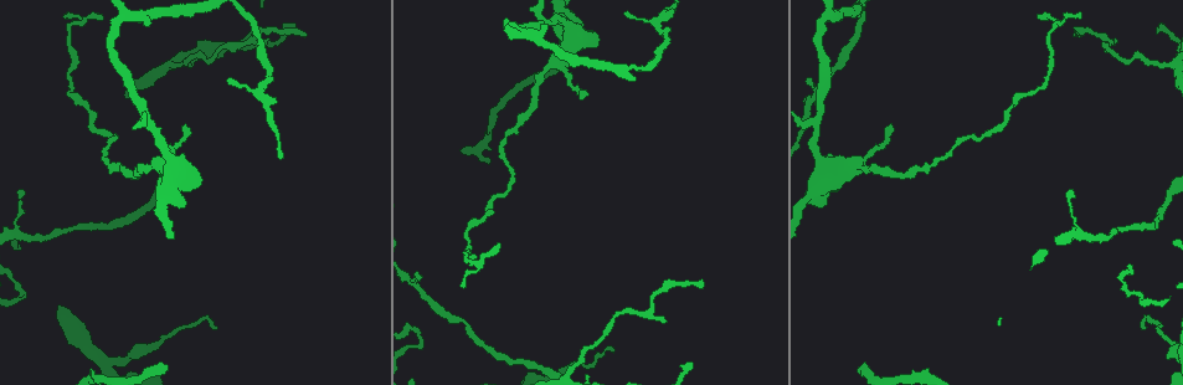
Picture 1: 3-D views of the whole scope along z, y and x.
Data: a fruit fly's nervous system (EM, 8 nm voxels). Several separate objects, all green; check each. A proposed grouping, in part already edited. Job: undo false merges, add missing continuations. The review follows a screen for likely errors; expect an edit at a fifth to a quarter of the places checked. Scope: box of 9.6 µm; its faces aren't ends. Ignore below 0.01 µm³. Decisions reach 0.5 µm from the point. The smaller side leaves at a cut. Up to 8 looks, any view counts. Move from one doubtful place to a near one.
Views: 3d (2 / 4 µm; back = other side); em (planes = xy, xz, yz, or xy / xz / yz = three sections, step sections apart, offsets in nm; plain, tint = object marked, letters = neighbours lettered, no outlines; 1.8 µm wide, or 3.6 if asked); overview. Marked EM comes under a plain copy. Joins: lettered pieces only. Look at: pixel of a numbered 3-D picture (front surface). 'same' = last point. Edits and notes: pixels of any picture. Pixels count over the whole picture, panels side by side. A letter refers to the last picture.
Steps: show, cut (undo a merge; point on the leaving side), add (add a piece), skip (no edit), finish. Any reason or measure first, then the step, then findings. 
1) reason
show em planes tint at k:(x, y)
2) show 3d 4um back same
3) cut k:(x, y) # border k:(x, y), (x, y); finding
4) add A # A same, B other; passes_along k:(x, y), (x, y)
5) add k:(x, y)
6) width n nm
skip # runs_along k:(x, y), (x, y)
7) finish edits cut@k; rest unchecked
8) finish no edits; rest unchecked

long arm stops here
show 3d 4um back at 1:(858, 367)

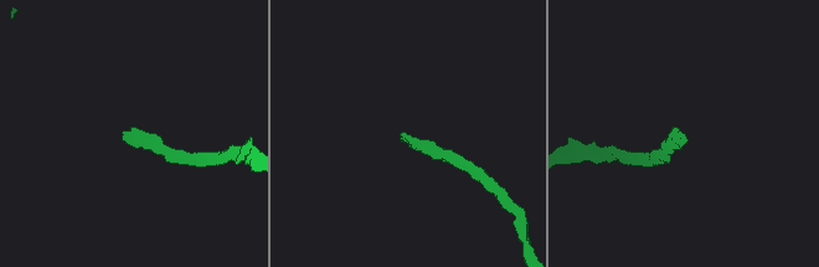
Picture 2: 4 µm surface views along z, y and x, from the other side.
shape alone is not enough
show em planes letters at 2:(684, 134)

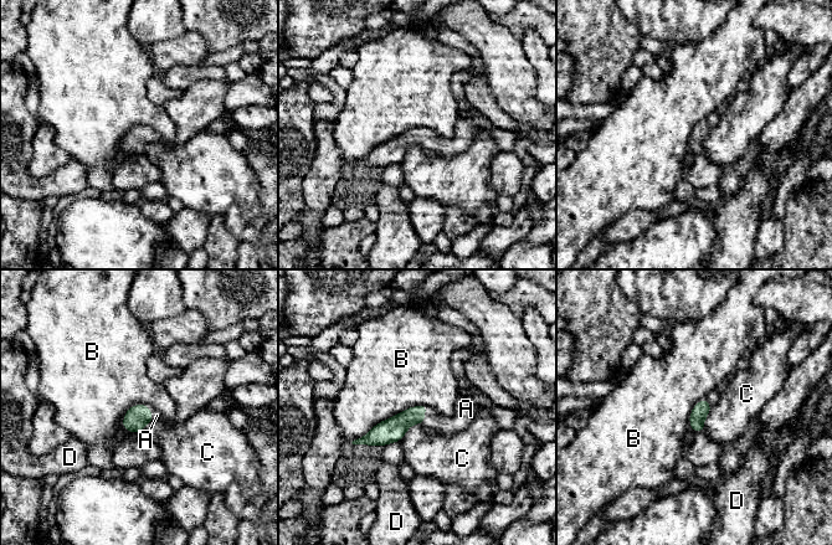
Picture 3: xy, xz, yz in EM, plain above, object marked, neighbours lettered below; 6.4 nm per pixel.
width 110 nm
add A # A same, B other, C other, D other; passes_along 3:(391, 430), (424, 416), (460, 421); the neuron continues

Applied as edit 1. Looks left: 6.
branch stops here
show 3d 4um at 1:(615, 350)

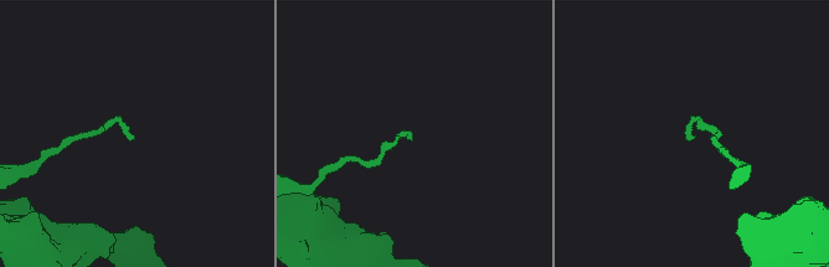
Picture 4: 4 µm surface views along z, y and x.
show em xy step 16 tint at 4:(692, 135)

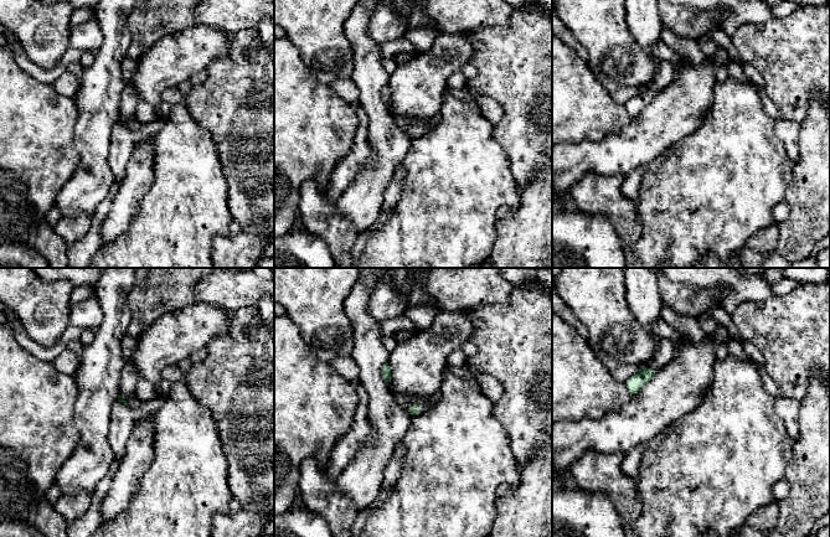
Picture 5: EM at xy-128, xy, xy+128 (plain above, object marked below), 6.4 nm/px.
show em planes letters same

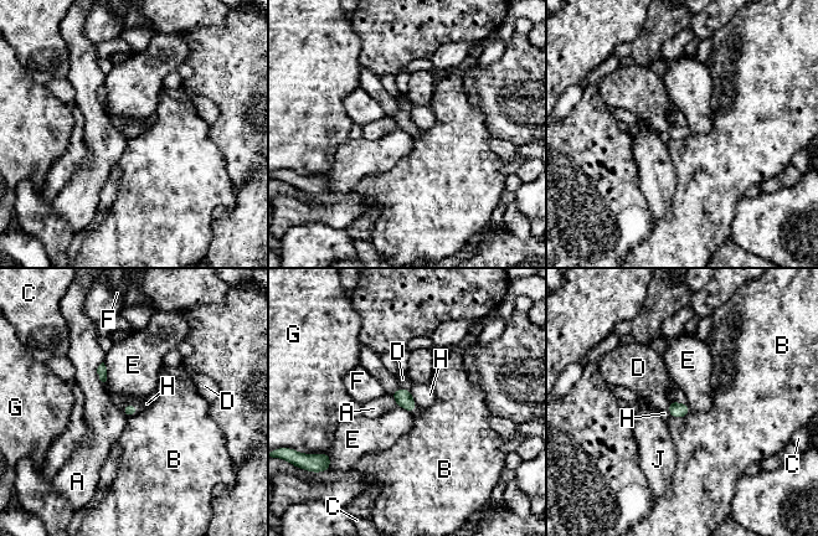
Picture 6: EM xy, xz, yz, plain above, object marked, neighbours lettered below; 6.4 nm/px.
width 80 nm
skip # A other, B other, C other, D other, E other, F other, G other, H other, J other; border 6:(103, 361), (106, 367), (104, 382); none of them fits

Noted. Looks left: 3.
abrupt turn
show em xy step 4 tint at 1:(418, 344)

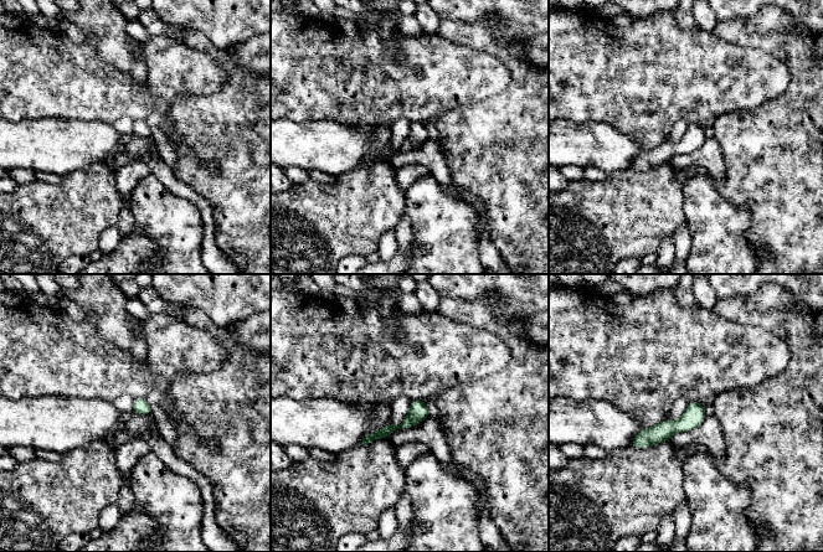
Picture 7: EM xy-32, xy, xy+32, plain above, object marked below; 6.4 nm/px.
show em xz step 8 letters same

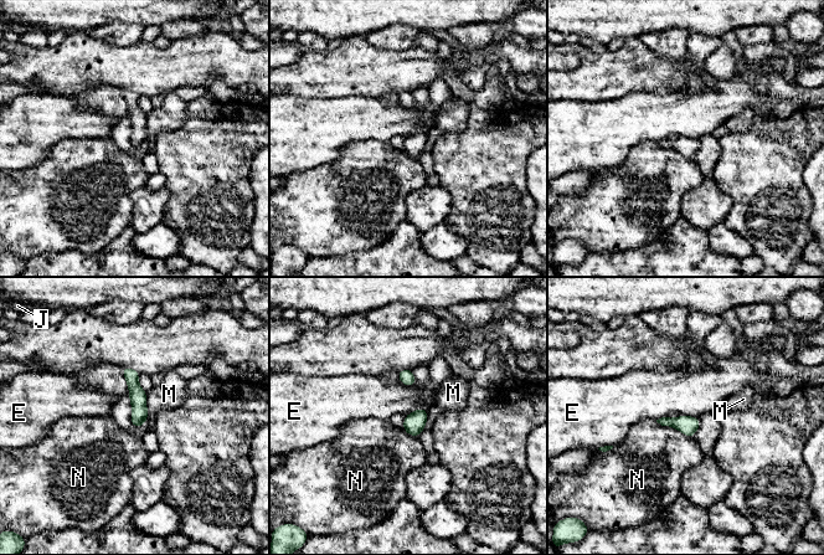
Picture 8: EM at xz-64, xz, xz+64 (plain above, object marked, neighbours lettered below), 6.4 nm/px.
skip # E other, J other, M other, N other; border 8:(427, 411), (417, 407), (407, 414); all the same neuron

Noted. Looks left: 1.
finish edits add@3; rest unchecked

